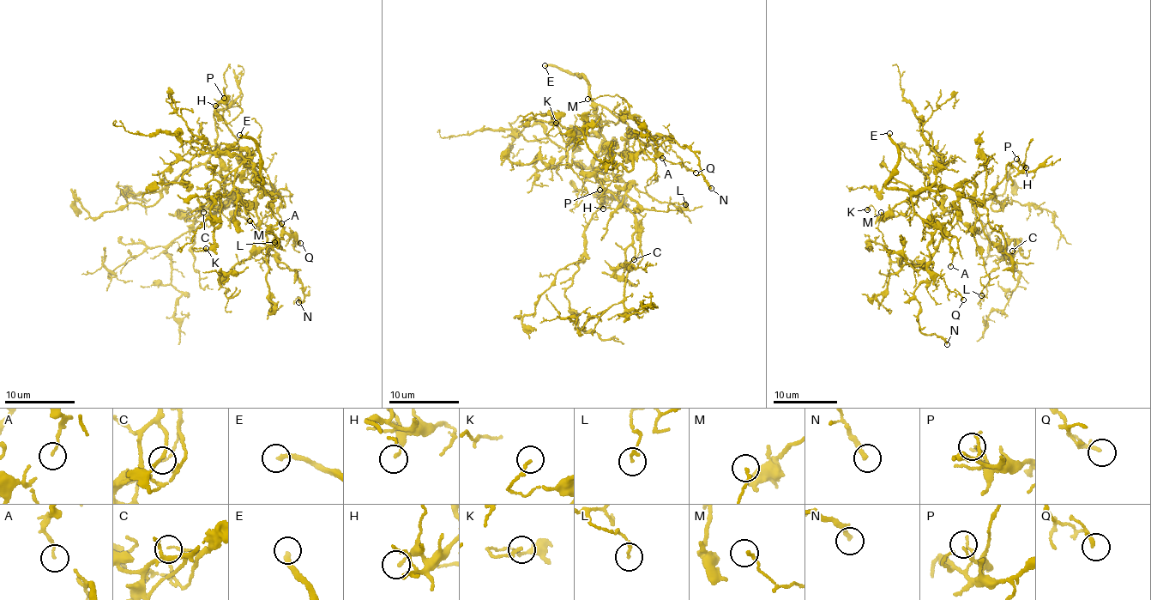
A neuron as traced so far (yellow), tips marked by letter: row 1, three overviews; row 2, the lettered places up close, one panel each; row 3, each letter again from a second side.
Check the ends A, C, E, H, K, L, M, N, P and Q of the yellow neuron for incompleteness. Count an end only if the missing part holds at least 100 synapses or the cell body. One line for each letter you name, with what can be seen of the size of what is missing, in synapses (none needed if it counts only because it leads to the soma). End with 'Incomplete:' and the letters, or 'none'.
Incomplete: E

